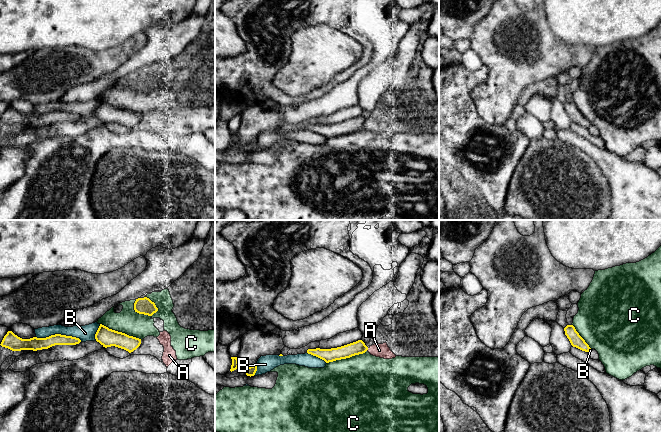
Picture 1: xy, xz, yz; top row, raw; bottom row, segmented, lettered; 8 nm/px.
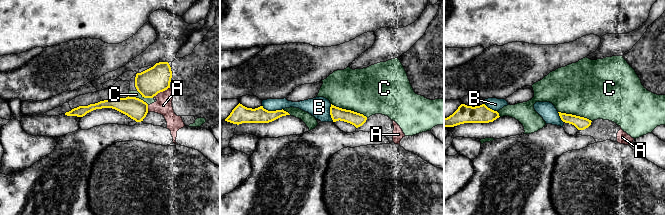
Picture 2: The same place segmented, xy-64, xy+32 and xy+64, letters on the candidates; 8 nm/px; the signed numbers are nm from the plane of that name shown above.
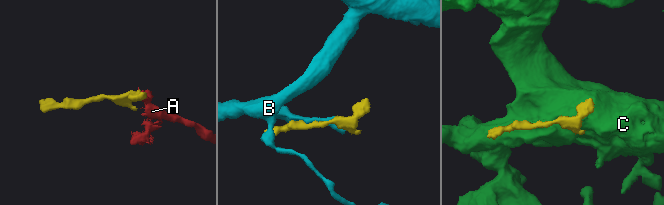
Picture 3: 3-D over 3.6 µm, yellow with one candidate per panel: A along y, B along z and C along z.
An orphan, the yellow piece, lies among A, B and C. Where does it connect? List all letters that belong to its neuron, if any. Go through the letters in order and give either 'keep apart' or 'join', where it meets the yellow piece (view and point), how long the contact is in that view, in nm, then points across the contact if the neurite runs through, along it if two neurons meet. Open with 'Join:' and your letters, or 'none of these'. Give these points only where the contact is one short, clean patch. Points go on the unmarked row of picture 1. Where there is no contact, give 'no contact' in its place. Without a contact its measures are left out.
Join: A
A: join; meets yellow in xz at (367, 125); contact 30 nm long
B: keep apart; meets yellow in xy at (59, 110); contact 380 nm long
C: keep apart; meets yellow in xy at (143, 89); contact 220 nm long

